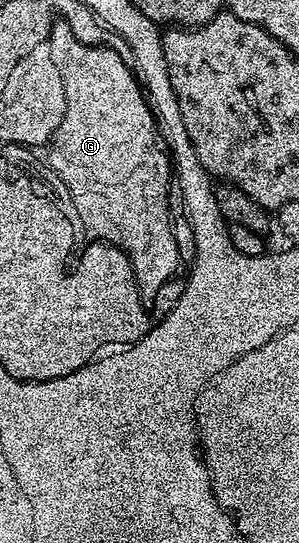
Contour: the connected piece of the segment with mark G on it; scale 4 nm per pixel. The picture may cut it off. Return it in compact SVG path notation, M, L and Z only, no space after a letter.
M54 21L51 47L65 81L66 112L61 126L48 143L48 165L57 166L52 172L54 174L61 170L58 178L62 174L69 178L69 185L63 190L73 201L77 217L86 221L85 227L93 230L93 234L105 235L105 238L112 238L119 244L133 266L138 292L143 299L150 300L168 284L181 258L173 226L169 223L171 159L159 141L153 111L149 109L141 83L130 63L119 60L119 56L105 46L88 46L75 40L75 32L71 32L68 21Z

